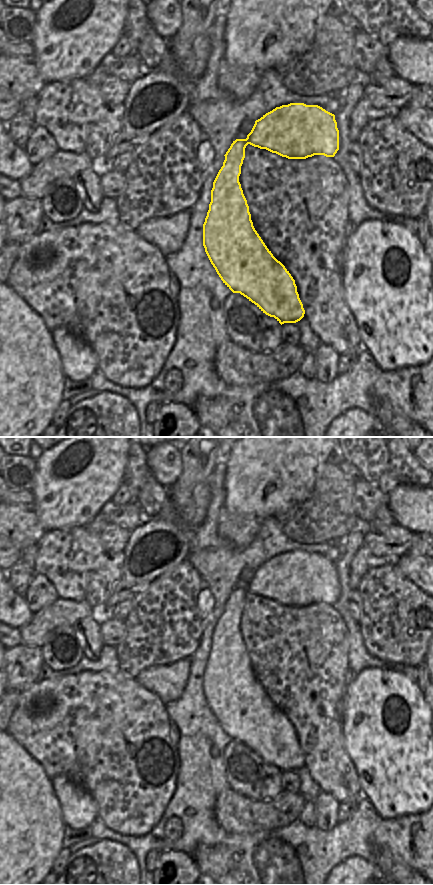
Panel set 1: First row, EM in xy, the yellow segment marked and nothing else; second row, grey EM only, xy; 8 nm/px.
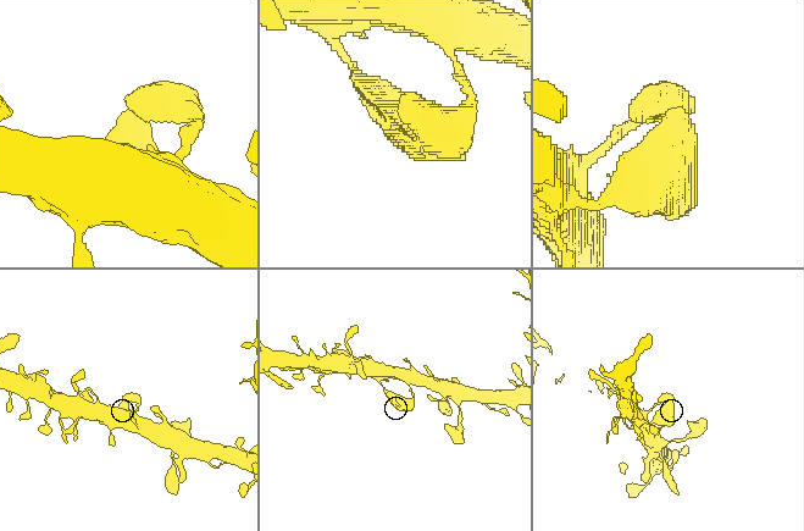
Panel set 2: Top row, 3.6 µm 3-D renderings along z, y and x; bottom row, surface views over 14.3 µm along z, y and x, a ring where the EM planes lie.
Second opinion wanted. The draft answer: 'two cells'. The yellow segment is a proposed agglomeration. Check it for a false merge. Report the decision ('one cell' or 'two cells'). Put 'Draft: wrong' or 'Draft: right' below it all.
one cell
Draft: wrong

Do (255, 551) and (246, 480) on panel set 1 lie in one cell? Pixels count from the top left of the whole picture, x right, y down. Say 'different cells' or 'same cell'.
different cells

